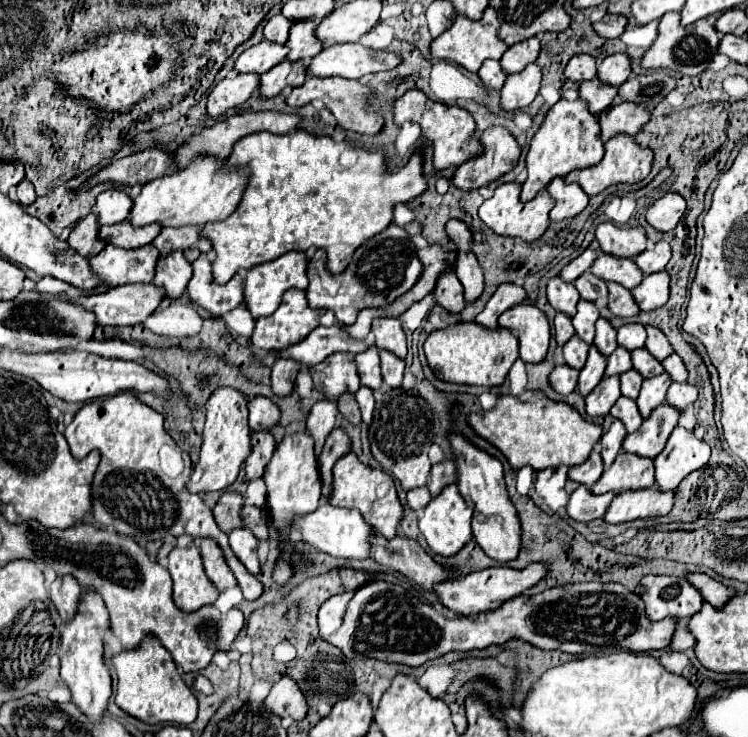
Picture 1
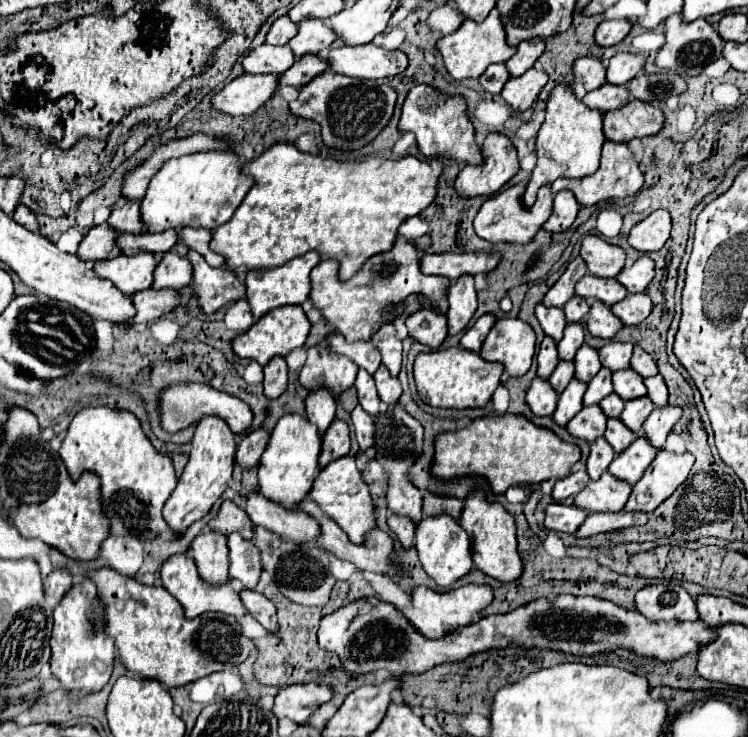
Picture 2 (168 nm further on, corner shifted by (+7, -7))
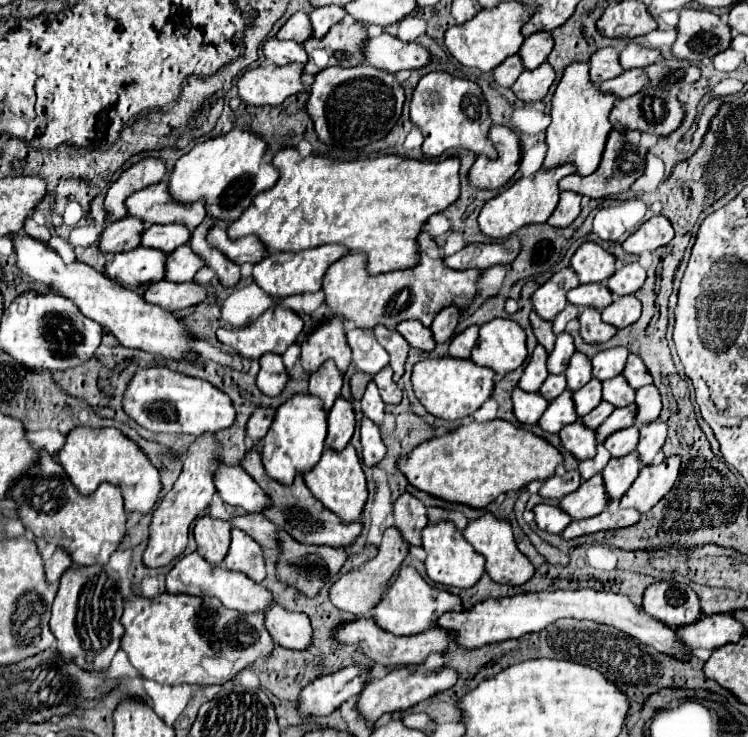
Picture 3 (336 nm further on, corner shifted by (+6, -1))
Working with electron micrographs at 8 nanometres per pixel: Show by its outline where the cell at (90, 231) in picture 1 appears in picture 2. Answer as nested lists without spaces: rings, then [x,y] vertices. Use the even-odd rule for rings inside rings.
[[[100,224],[100,226],[92,226],[86,236],[82,238],[76,256],[86,260],[106,260],[106,258],[114,258],[120,254],[118,246],[116,246],[116,232],[110,230],[108,224]]]

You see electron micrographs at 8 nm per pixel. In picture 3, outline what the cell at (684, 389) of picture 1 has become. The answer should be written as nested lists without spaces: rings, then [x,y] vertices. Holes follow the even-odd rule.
[[[655,420],[639,430],[641,430],[641,438],[637,444],[637,454],[639,454],[641,466],[647,466],[647,464],[653,464],[655,456],[661,452],[661,444],[667,438],[667,424]]]

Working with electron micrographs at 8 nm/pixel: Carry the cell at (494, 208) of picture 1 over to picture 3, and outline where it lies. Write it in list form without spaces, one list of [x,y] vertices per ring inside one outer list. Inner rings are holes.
[[[563,164],[555,170],[539,170],[533,176],[519,178],[513,186],[491,198],[481,214],[479,214],[479,228],[489,238],[507,238],[515,230],[527,226],[527,224],[539,224],[547,222],[547,218],[553,214],[557,202],[559,202],[559,186],[557,182],[569,174],[575,174],[575,164]]]

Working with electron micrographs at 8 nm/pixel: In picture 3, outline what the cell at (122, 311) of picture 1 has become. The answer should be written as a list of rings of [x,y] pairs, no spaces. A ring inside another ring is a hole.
[[[161,280],[149,286],[149,290],[145,292],[145,300],[149,304],[161,306],[165,310],[181,310],[181,308],[189,308],[189,306],[197,306],[207,298],[207,290],[195,282],[185,282],[185,284],[177,284],[177,282],[169,282],[169,280]]]

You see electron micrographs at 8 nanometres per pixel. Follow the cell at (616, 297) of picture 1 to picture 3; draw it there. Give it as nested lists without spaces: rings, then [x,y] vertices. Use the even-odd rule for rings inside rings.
[[[585,308],[581,312],[579,324],[581,324],[579,334],[581,334],[583,342],[587,342],[587,344],[603,344],[603,342],[611,340],[617,332],[609,324],[603,324],[601,312],[591,312],[591,308]]]

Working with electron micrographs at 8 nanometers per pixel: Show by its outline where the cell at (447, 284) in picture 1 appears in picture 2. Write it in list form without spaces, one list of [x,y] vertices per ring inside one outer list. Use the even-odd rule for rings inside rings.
[[[420,308],[416,312],[412,312],[406,318],[406,326],[408,326],[408,334],[422,342],[428,344],[432,348],[438,348],[444,338],[448,336],[448,324],[446,324],[446,314],[440,314],[438,308]]]

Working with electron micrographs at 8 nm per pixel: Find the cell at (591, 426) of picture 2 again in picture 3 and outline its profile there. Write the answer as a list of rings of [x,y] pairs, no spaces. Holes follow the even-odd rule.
[[[579,418],[575,424],[565,426],[559,432],[561,438],[561,446],[571,452],[577,460],[587,460],[591,456],[595,456],[595,432],[587,432],[587,428],[583,428],[583,424],[579,424]]]

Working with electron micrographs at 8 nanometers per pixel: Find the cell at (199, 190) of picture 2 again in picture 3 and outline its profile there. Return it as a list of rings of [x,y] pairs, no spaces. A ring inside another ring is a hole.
[[[237,128],[229,134],[195,144],[177,160],[169,178],[169,192],[183,204],[205,198],[209,218],[235,222],[259,192],[269,190],[279,180],[279,170],[273,164],[263,164],[265,152],[267,142],[261,134]]]

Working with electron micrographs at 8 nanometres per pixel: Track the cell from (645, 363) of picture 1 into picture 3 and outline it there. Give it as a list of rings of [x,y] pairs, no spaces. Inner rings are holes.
[[[617,376],[617,378],[603,382],[603,396],[601,398],[605,402],[613,404],[615,408],[623,408],[623,406],[629,406],[633,402],[635,390],[627,388],[627,382],[623,380],[623,376]]]

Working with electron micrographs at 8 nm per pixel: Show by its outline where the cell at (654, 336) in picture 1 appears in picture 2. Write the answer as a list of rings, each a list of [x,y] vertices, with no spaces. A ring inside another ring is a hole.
[[[634,346],[634,356],[632,356],[632,364],[630,364],[630,366],[632,366],[638,374],[642,374],[644,378],[658,374],[658,366],[654,364],[652,356],[650,356],[644,348],[640,348],[640,346]]]

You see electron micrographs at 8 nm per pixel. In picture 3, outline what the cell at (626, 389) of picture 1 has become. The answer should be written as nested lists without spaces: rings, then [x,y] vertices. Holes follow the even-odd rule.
[[[601,402],[597,408],[593,408],[587,416],[581,418],[581,424],[583,424],[585,428],[589,428],[589,430],[595,430],[595,428],[599,428],[599,424],[601,424],[613,410],[615,410],[615,408],[611,408],[611,404]]]

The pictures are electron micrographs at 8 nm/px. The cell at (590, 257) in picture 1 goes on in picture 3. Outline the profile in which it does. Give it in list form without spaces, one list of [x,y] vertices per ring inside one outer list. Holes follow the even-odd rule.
[[[569,266],[559,270],[533,292],[531,296],[533,310],[539,314],[539,318],[553,320],[567,306],[565,294],[575,286],[579,286],[579,278],[575,276],[575,272],[571,272]]]

